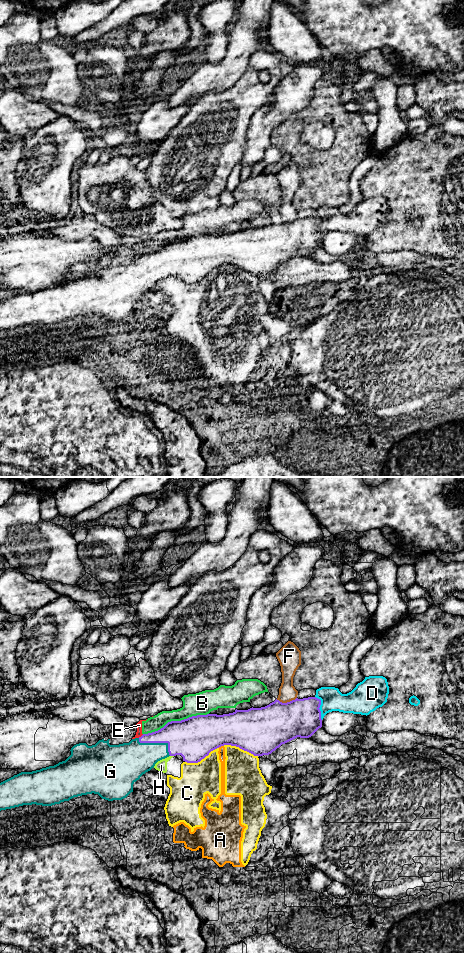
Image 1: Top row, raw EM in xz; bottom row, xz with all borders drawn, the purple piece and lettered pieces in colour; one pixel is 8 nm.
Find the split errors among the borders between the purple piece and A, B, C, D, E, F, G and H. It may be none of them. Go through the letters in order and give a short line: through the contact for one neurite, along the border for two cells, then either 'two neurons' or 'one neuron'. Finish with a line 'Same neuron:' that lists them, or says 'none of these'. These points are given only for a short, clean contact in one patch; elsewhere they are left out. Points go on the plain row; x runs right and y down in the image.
A: line xz (223, 265), (218, 267); two neurons
B: two neurons
C: two neurons
D: two neurons
E: line xz (143, 254), (138, 257); two neurons
F: line xz (296, 217), (286, 222), (280, 222), (276, 219); two neurons
G: line xz (187, 257), (157, 262), (132, 280); one neuron
H: line xz (170, 275), (173, 276); two neurons
Same neuron: G

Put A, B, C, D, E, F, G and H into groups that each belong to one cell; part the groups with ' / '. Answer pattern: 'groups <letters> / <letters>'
groups A C H / B E / D / F / G

